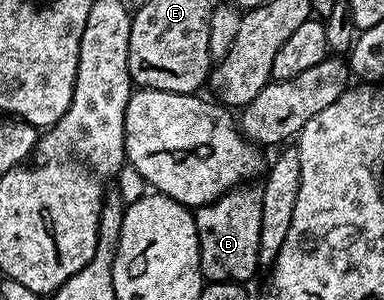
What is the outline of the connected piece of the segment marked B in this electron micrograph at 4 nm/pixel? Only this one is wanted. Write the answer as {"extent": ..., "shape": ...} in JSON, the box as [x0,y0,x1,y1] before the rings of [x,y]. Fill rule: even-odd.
{"extent":[194,184,262,283],"shape":[[[244,184],[227,191],[215,202],[194,211],[197,240],[199,241],[199,270],[207,282],[250,283],[250,278],[261,270],[259,245],[261,244],[262,189]]]}

